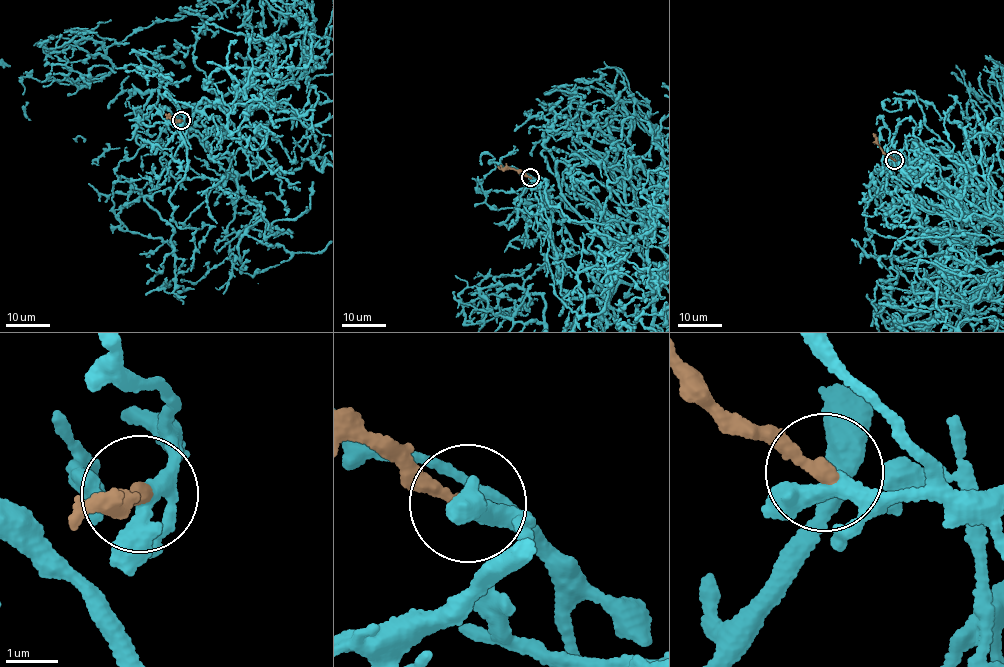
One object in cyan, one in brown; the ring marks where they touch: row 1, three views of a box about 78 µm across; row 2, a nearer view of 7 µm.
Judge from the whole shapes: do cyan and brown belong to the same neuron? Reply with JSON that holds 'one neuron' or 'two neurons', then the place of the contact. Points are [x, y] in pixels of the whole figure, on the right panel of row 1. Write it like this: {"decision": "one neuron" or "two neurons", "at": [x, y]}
{"decision": "one neuron", "at": [894, 160]}

